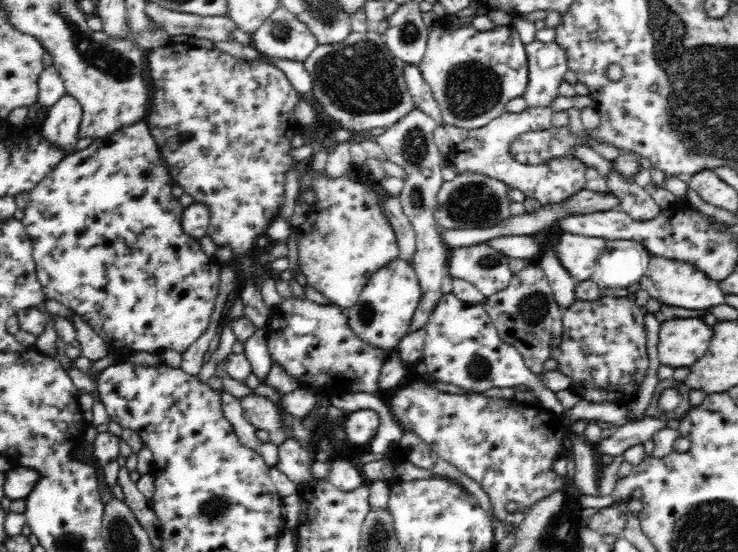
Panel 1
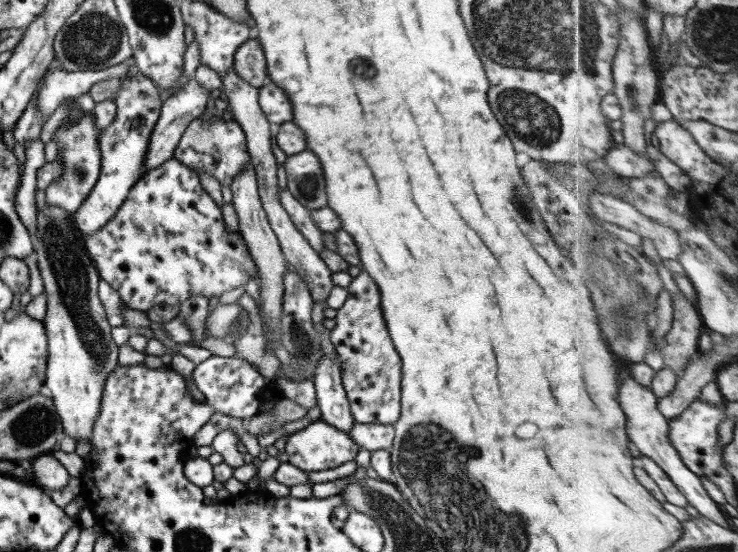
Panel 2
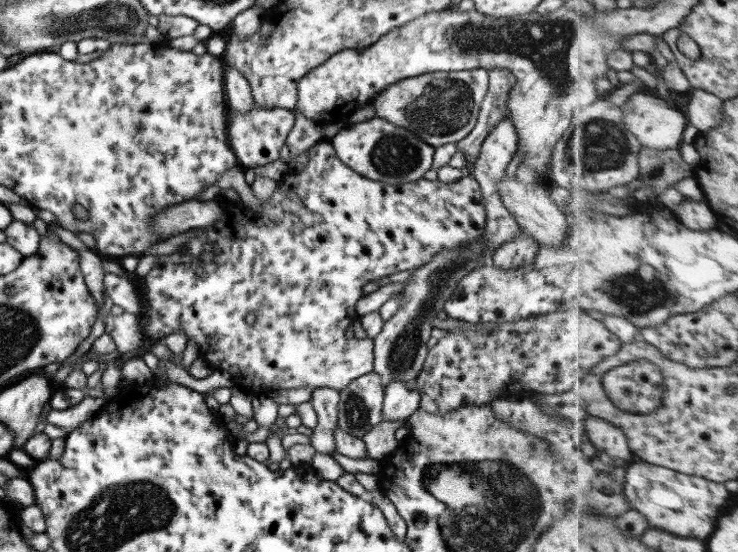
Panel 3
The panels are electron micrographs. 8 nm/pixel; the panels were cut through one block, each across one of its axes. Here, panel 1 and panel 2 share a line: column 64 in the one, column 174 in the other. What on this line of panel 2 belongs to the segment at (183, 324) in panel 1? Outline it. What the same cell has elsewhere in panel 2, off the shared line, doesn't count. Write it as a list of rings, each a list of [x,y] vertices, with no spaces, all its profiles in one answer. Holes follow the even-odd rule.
[[[169,158],[164,164],[158,166],[158,168],[153,168],[151,171],[148,171],[146,175],[140,177],[136,181],[136,184],[133,184],[132,190],[130,190],[130,194],[128,194],[126,200],[124,200],[124,204],[122,204],[120,210],[118,210],[100,230],[87,236],[85,245],[87,246],[87,251],[91,259],[96,265],[99,278],[102,281],[106,281],[118,292],[120,298],[126,303],[126,306],[139,311],[146,312],[153,306],[156,306],[156,304],[181,304],[181,302],[184,302],[187,298],[192,298],[192,296],[206,296],[208,299],[214,298],[214,296],[221,296],[221,294],[233,288],[245,287],[250,280],[258,280],[256,263],[250,254],[243,236],[239,235],[238,232],[233,233],[226,229],[224,219],[222,219],[221,208],[218,207],[218,204],[206,193],[202,185],[200,185],[199,174],[174,158]]]

